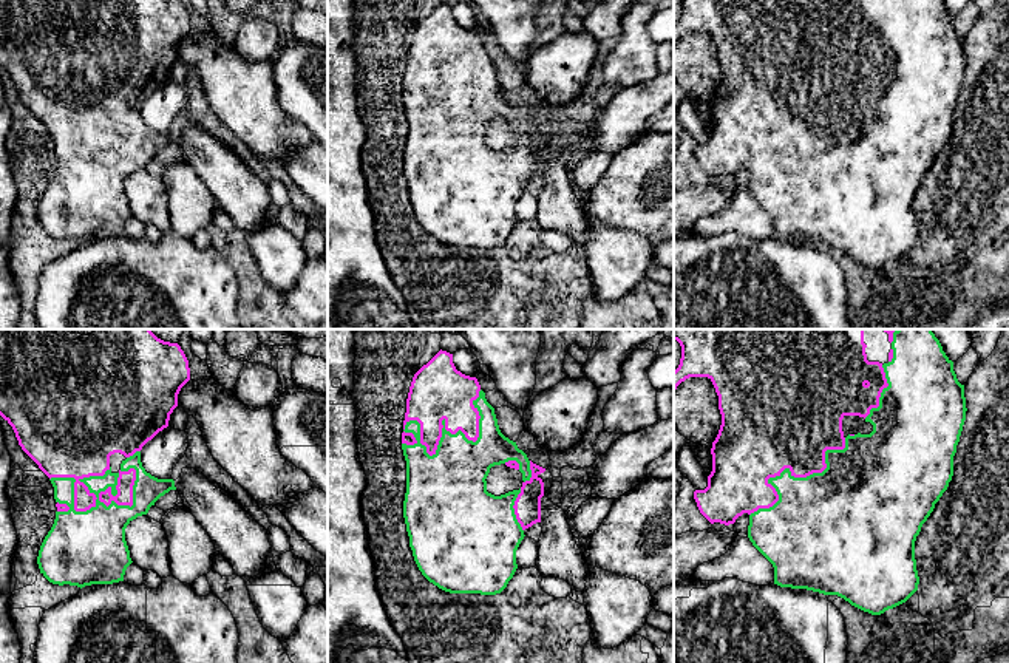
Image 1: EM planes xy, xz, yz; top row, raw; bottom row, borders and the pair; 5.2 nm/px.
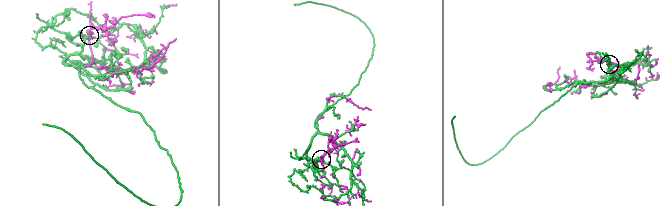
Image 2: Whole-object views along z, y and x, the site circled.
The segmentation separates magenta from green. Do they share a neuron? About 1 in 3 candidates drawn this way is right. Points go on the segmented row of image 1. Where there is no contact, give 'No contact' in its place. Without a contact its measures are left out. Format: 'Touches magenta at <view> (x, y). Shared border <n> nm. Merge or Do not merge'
Touches magenta at xy (91, 493). Shared border 460 nm. Merge

